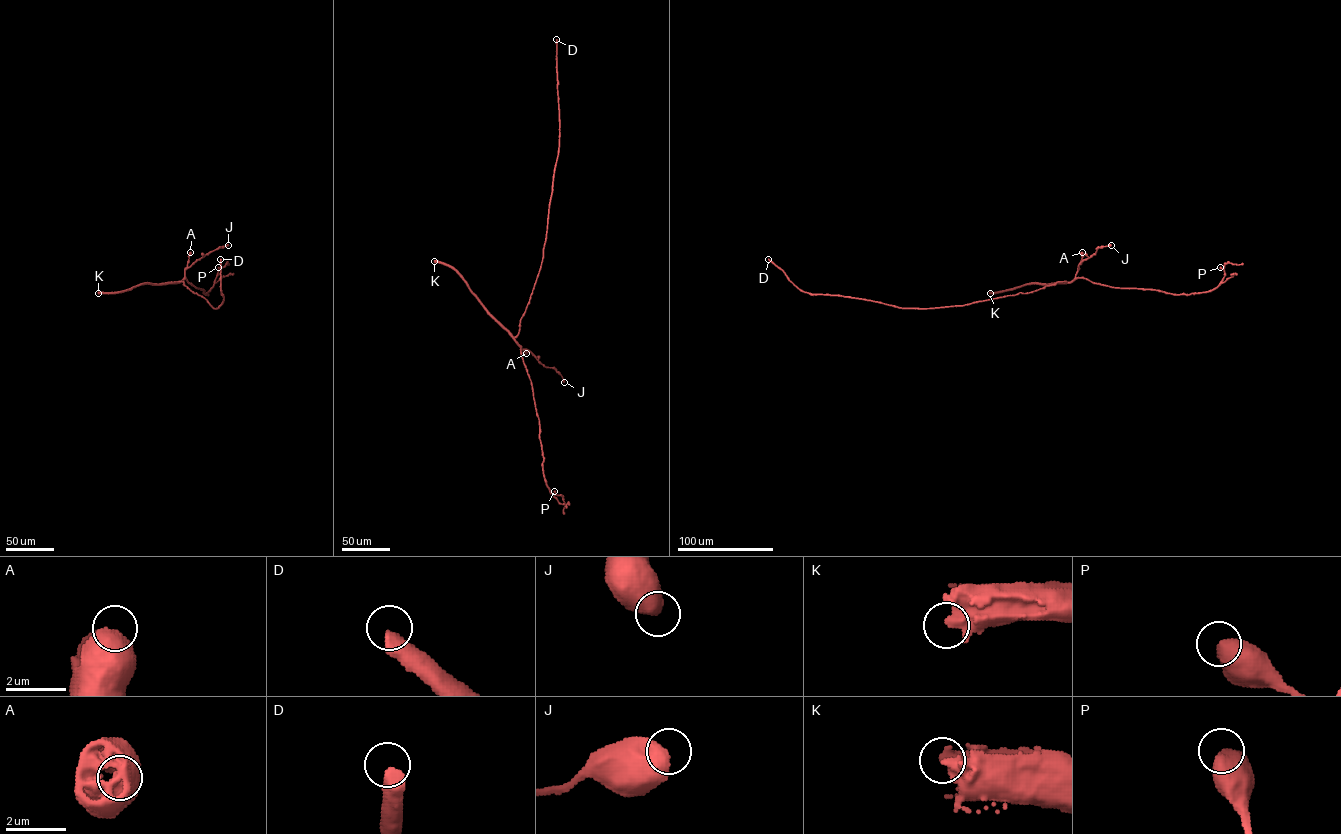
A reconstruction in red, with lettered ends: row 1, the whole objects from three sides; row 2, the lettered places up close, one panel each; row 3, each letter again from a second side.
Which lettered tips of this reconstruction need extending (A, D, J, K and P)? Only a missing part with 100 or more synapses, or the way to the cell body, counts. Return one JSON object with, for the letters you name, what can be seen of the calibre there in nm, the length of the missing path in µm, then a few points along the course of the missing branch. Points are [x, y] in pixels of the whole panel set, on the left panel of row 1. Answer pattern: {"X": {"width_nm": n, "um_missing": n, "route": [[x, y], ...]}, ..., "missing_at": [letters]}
{"D": {"width_nm": 550, "um_missing": 180, "route": [[220, 259], [221, 234], [214, 220], [158, 175]]}, "missing_at": ["D"]}

